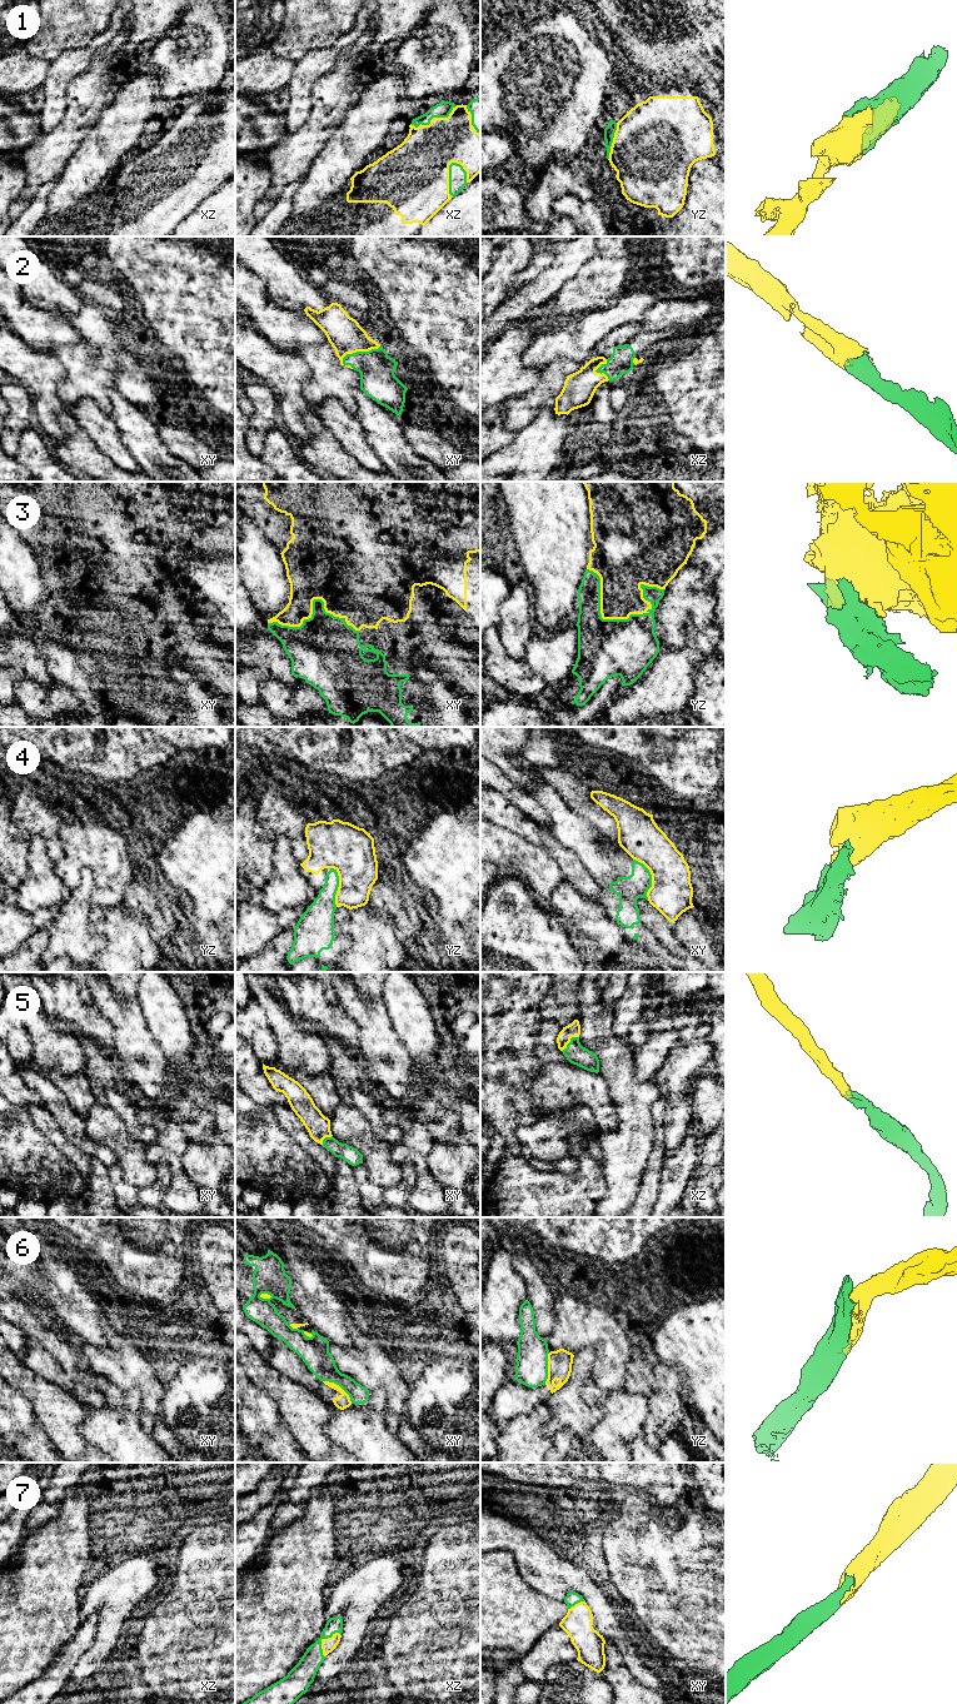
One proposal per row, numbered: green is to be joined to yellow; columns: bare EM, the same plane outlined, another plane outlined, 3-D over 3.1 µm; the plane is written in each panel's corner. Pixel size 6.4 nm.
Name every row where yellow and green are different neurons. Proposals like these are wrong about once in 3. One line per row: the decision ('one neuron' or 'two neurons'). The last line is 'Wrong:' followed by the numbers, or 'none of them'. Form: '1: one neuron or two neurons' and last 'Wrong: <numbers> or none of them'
1: one neuron
2: one neuron
3: two neurons
4: two neurons
5: one neuron
6: two neurons
7: one neuron
Wrong: 3, 4, 6

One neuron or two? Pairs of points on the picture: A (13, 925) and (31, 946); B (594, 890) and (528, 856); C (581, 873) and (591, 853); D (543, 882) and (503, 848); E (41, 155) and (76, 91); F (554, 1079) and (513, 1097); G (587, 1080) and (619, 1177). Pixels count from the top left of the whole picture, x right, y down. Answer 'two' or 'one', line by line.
A: two
B: two
C: two
D: one
E: one
F: two
G: two

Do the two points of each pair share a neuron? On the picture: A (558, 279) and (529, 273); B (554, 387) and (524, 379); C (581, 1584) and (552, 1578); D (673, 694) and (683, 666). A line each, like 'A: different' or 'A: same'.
A: different
B: different
C: same
D: same

